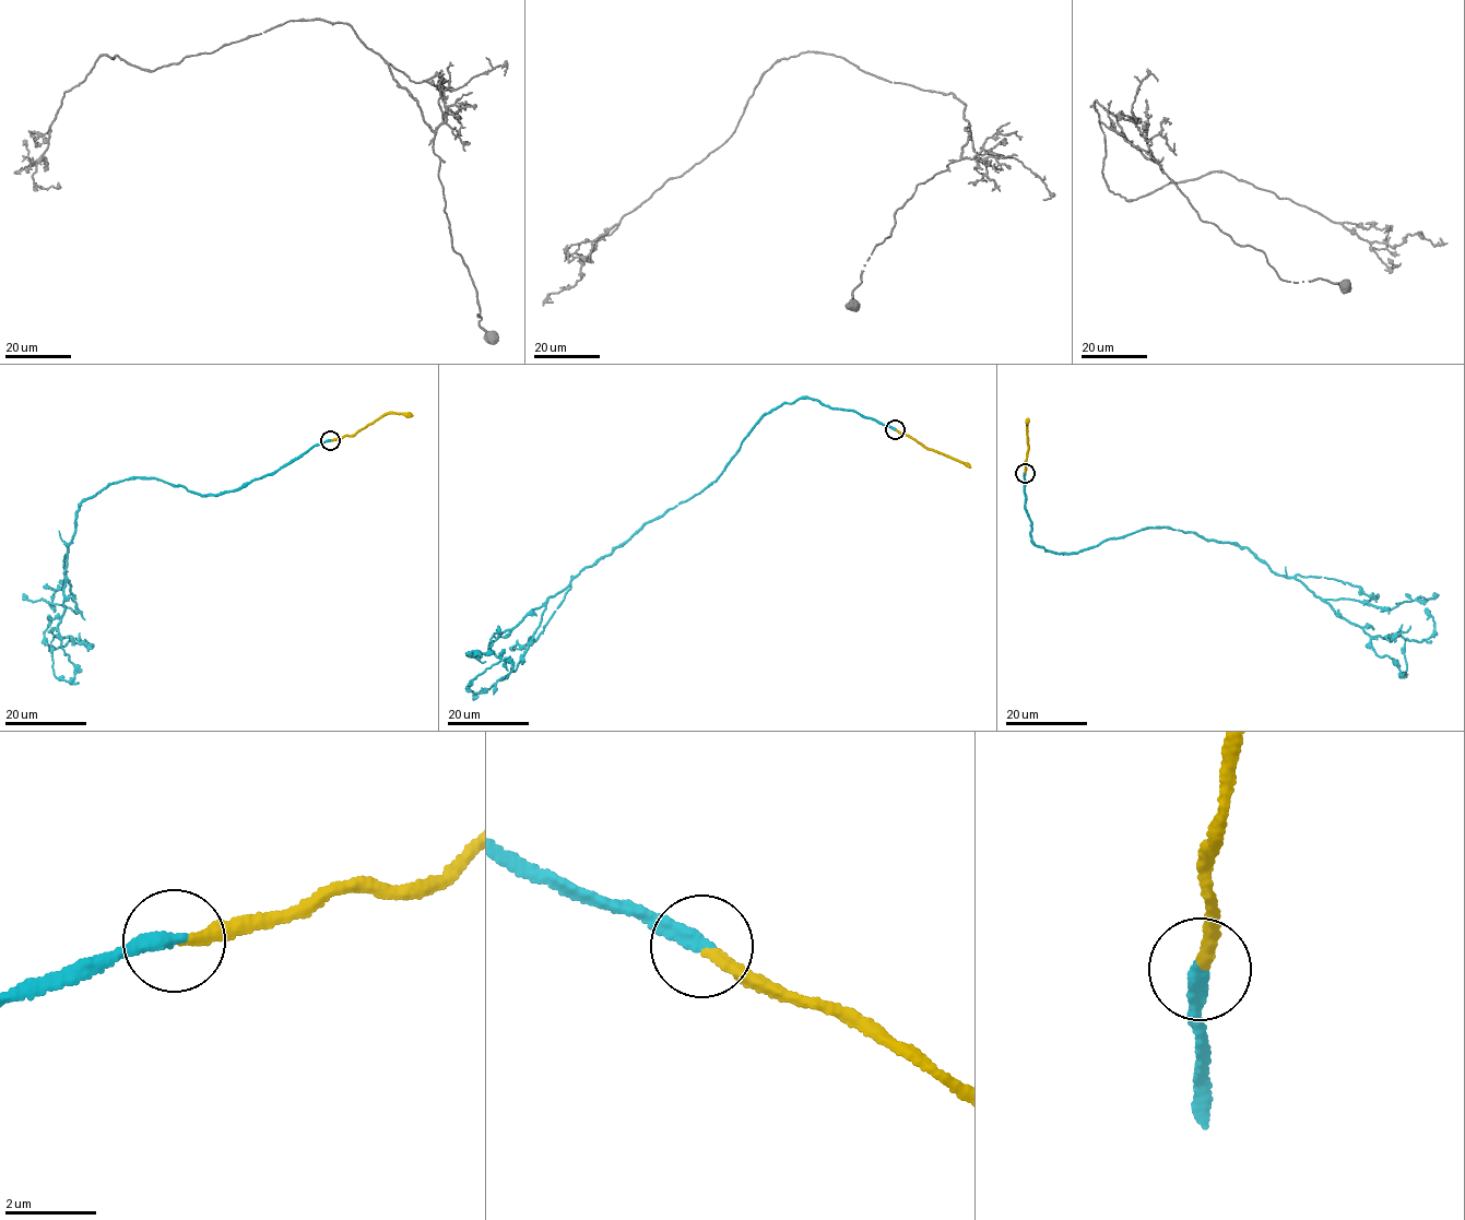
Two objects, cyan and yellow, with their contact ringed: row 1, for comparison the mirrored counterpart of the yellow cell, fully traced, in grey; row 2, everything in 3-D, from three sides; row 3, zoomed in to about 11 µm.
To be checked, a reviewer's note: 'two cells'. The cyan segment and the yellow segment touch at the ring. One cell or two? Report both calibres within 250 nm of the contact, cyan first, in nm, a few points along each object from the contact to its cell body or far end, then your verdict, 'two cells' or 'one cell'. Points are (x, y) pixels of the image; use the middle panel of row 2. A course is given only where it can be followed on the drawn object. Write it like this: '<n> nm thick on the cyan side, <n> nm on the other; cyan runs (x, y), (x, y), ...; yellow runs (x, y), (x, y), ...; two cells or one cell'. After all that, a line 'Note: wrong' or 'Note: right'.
340 nm thick on the cyan side, 240 nm on the other; cyan runs (895, 429), (808, 398), (764, 413), (709, 485), (646, 522), (489, 644), (499, 660), (469, 689), (486, 690); yellow runs (895, 430), (970, 466); one cell
Note: wrong

